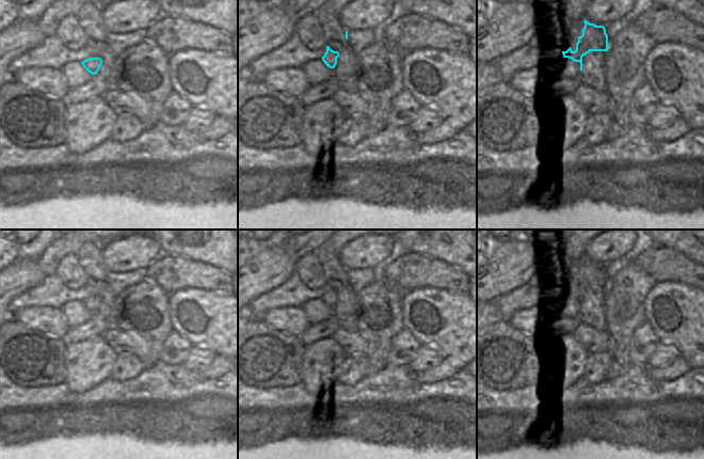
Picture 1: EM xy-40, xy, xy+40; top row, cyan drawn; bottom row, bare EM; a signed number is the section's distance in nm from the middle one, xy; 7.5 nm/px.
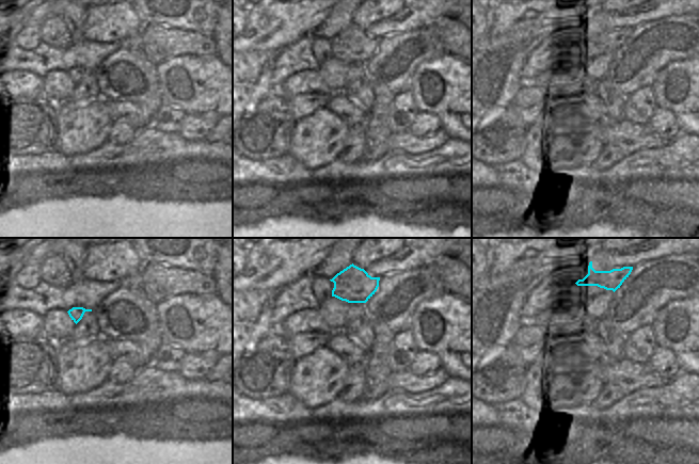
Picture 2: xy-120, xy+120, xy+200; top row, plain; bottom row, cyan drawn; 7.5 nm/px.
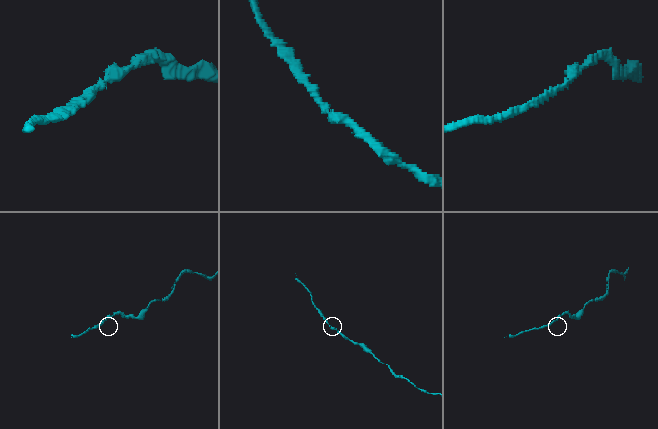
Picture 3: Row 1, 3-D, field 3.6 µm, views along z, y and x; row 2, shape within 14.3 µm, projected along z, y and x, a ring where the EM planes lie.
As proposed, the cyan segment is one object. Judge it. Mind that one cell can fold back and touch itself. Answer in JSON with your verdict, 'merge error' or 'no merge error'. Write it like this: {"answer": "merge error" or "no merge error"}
{"answer": "no merge error"}

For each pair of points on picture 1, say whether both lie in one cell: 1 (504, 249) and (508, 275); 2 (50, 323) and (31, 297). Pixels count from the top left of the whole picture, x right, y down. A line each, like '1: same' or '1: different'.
1: same
2: different

